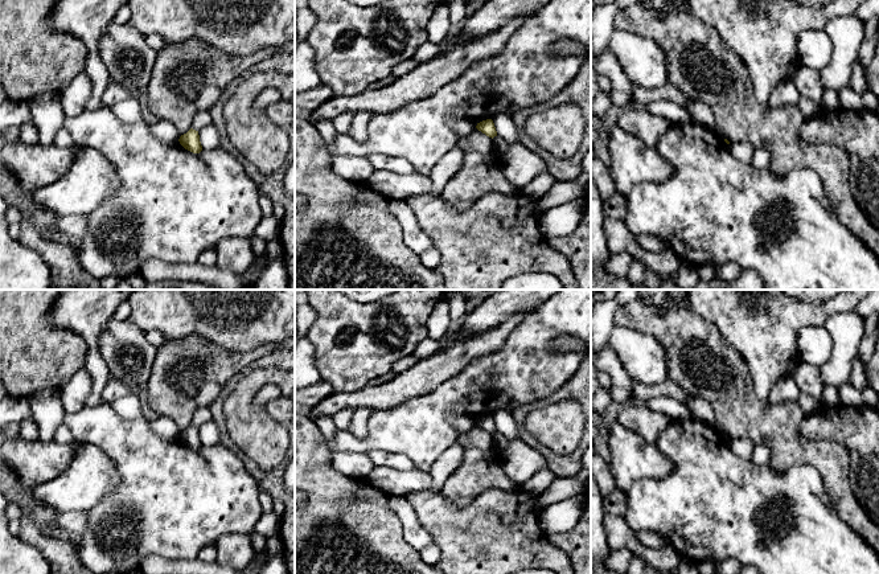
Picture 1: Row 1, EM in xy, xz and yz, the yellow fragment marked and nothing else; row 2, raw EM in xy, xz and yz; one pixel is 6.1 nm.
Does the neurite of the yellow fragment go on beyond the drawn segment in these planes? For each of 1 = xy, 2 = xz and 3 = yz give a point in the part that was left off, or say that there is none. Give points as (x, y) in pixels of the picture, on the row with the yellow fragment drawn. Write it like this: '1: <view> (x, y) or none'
1: none
2: none
3: none

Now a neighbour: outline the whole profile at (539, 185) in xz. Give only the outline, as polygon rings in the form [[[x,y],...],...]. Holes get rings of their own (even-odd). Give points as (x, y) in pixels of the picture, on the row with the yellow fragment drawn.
[[[543,172],[535,176],[527,185],[521,188],[521,192],[534,200],[543,197],[556,183],[550,172]]]

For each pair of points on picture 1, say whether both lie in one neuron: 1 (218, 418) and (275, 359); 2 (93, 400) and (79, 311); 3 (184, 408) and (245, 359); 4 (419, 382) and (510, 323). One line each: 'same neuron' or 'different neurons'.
1: same neuron
2: same neuron
3: same neuron
4: same neuron

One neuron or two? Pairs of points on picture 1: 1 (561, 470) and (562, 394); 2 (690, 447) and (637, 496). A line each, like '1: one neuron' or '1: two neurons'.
1: one neuron
2: one neuron

